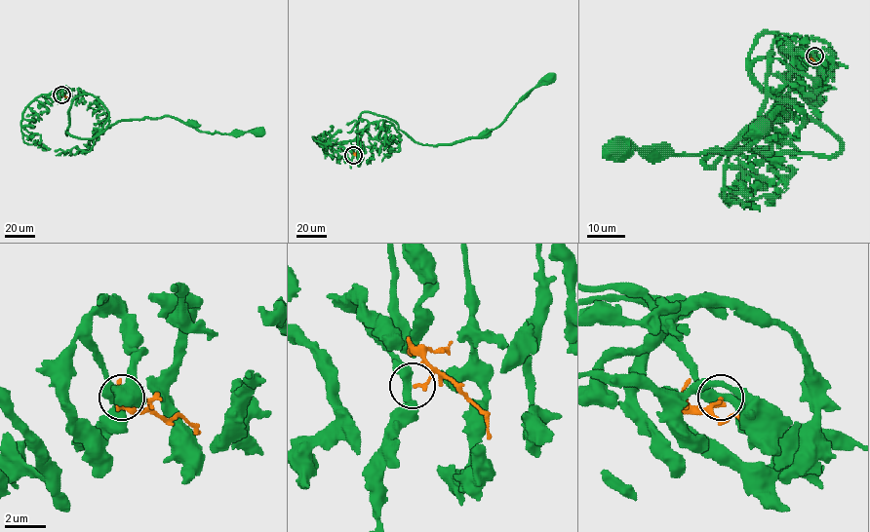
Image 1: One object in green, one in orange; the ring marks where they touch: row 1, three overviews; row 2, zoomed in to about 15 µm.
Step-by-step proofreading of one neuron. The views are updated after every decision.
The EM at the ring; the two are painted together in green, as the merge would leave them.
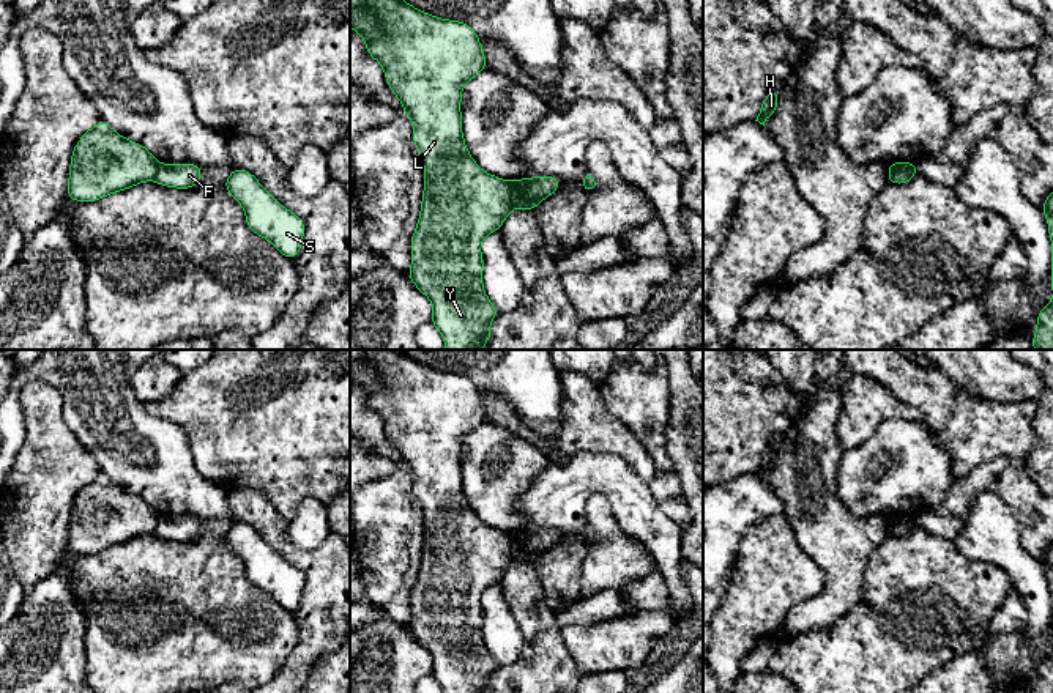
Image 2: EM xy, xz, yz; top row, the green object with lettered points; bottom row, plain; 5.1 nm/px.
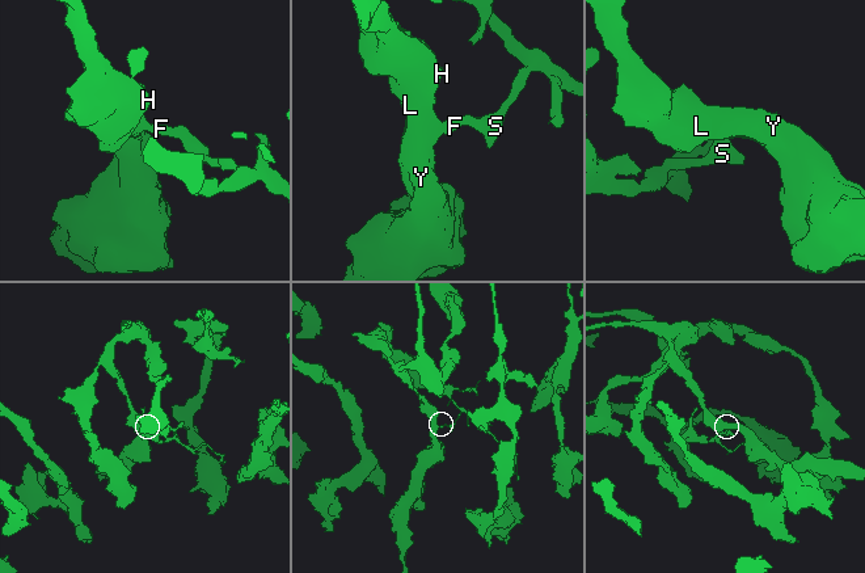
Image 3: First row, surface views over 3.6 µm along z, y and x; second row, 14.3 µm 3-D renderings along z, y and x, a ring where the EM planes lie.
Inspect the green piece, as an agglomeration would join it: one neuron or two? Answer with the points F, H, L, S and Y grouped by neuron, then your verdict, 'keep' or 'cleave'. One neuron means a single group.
F S / H L Y | cleave

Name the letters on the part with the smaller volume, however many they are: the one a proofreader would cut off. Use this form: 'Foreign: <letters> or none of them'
Foreign: F, S

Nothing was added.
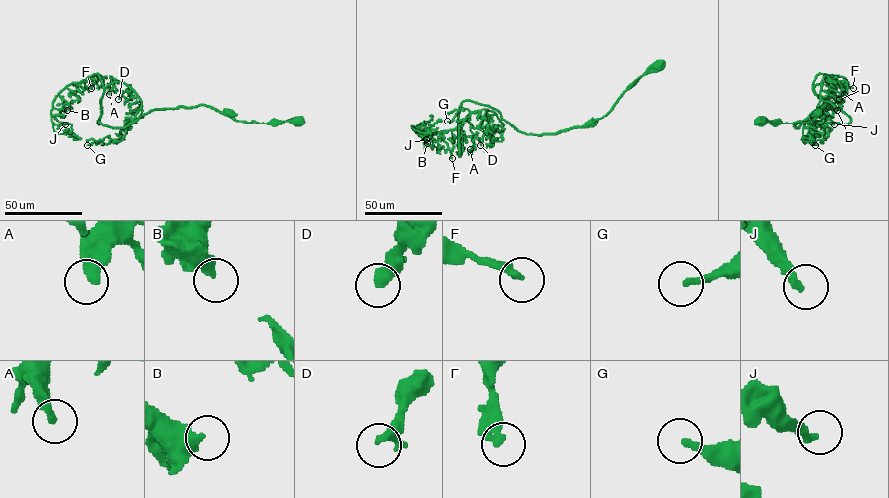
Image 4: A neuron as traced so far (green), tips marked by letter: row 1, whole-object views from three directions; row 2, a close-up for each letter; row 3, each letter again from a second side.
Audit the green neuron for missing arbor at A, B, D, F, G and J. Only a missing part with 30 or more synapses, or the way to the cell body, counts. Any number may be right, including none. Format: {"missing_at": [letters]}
{"missing_at": []}

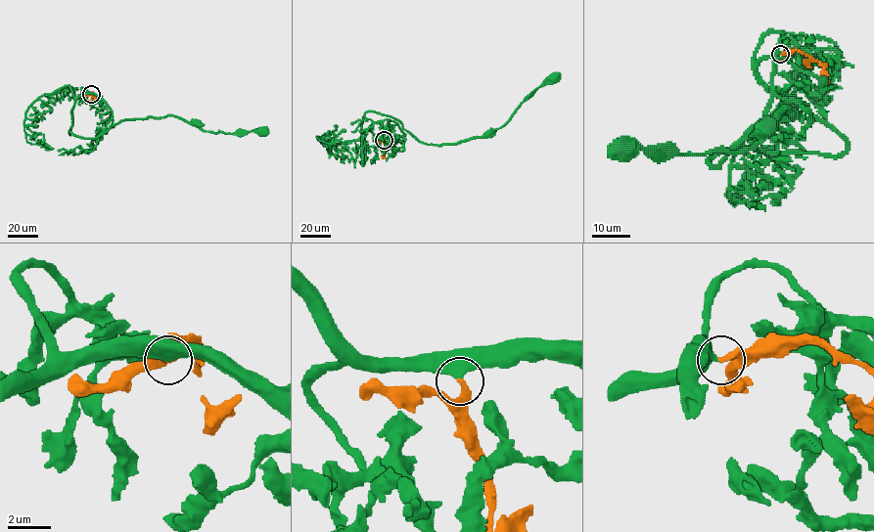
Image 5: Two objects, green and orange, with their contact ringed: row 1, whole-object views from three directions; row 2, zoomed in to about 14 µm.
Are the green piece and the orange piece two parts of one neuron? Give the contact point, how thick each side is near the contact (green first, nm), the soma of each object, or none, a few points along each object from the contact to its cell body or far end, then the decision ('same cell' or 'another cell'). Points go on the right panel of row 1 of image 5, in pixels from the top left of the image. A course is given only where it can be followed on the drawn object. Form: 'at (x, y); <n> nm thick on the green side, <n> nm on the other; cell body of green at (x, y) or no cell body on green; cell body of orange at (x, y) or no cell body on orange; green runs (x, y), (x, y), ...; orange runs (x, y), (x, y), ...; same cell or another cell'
at (780, 54); 550 nm thick on the green side, 300 nm on the other; cell body of green at (622, 149); no cell body on orange; green runs (780, 53), (758, 77), (846, 143), (836, 155), (708, 161), (785, 109), (738, 152), (622, 148); orange runs (781, 53), (800, 50), (810, 56), (823, 66), (824, 79), (828, 83); same cell

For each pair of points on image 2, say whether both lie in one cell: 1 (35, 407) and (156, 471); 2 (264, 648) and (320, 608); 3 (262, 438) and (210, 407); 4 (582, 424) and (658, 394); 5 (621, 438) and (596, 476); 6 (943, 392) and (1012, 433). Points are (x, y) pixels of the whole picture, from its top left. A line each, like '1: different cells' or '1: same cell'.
1: different cells
2: different cells
3: same cell
4: different cells
5: different cells
6: same cell

